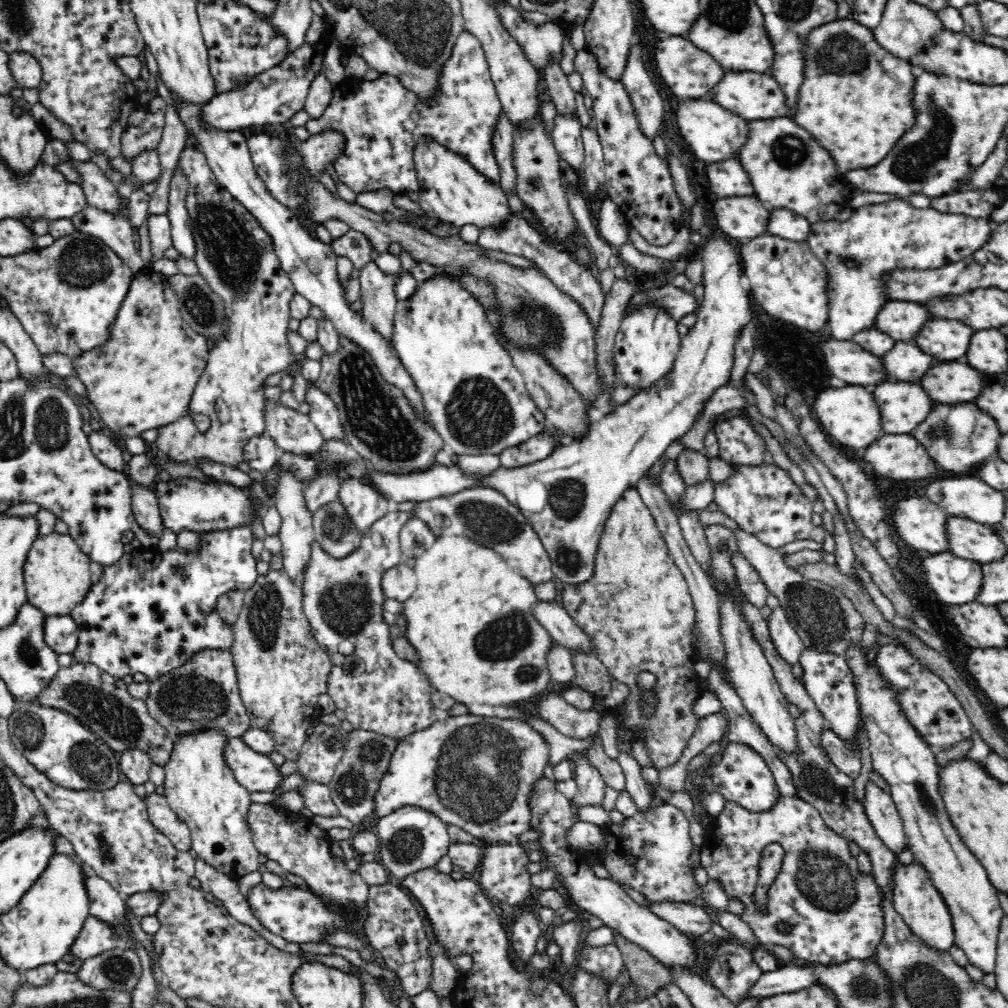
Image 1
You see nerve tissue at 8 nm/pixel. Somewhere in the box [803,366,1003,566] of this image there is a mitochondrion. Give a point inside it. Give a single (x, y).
(938, 433)

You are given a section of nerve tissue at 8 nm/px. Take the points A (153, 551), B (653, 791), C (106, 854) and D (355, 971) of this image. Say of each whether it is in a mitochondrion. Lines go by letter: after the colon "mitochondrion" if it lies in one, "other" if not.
A: other
B: other
C: mitochondrion
D: other

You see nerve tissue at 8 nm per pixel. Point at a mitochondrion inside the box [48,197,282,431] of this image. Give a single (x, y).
(83, 264)

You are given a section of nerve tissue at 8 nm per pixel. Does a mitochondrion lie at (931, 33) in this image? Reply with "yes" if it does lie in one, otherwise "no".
yes

